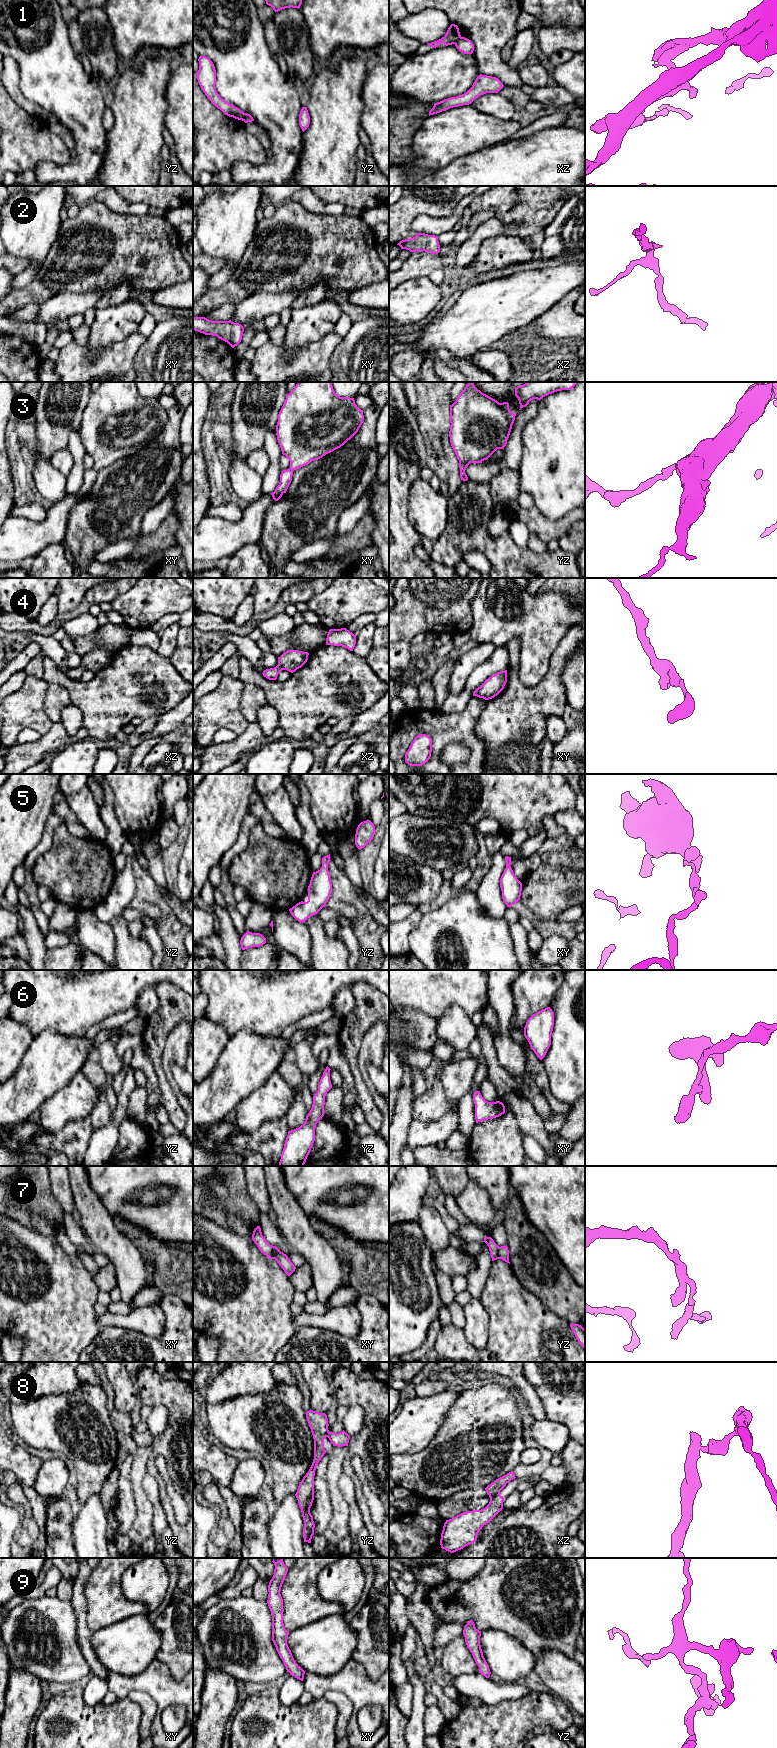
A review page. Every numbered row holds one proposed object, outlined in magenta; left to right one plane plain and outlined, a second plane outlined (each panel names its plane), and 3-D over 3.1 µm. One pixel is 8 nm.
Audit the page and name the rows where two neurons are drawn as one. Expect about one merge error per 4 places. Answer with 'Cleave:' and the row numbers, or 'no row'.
Cleave: 1, 8

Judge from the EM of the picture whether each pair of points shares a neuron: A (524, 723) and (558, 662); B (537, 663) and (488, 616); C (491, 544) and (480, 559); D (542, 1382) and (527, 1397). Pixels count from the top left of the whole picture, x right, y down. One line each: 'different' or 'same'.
A: same
B: same
C: different
D: different

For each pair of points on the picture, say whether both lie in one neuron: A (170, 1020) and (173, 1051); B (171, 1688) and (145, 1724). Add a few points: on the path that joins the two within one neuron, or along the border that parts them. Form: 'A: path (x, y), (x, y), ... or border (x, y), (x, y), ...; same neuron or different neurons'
A: border (182, 1020), (167, 1035), (162, 1053); different neurons
B: border (141, 1690), (156, 1704), (156, 1714), (150, 1731); different neurons

